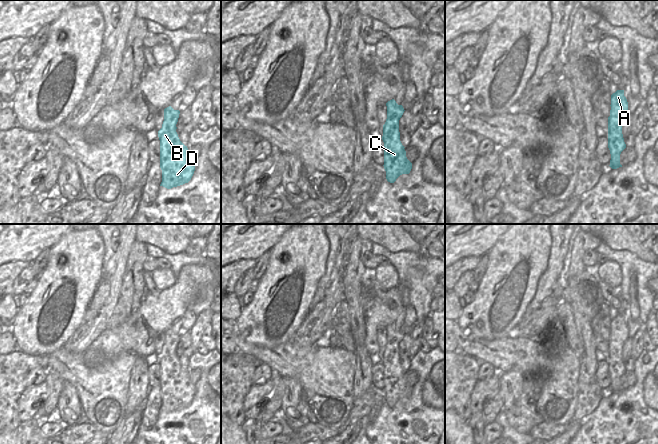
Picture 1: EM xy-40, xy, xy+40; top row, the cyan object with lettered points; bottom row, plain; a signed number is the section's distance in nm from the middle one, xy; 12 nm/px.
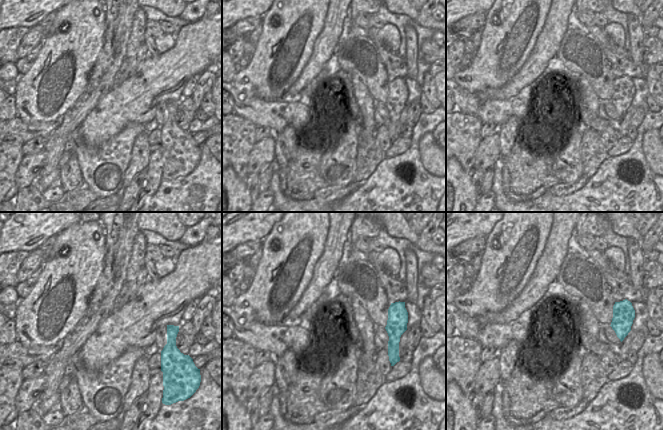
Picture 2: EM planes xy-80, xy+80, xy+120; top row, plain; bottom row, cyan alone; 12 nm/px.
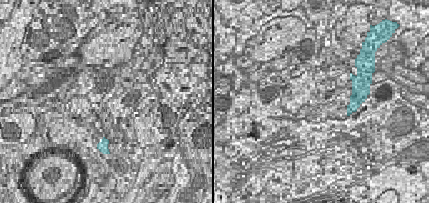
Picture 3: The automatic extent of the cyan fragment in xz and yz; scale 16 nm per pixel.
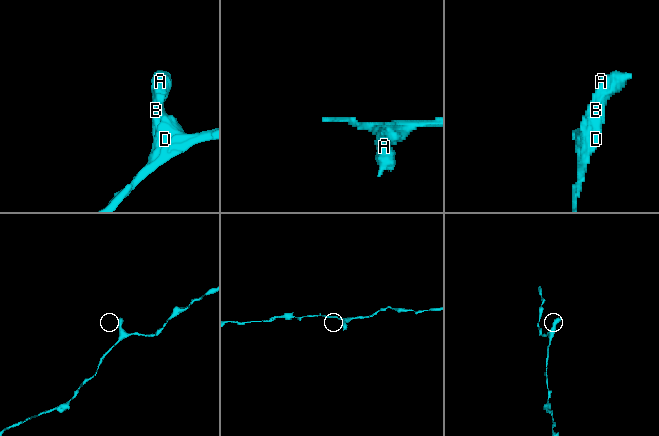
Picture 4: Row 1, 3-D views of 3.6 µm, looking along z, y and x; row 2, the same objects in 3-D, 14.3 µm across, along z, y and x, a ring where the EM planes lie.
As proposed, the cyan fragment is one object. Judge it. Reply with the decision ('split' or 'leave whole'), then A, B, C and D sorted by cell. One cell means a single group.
leave whole; groups A B C D

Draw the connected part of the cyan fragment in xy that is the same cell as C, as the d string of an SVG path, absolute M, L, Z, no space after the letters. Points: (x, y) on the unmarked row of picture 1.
M394 323L386 327L387 343L383 349L384 366L384 393L386 403L394 407L402 398L409 398L412 387L406 381L405 371L400 365L399 344L404 337L402 329L398 329Z

